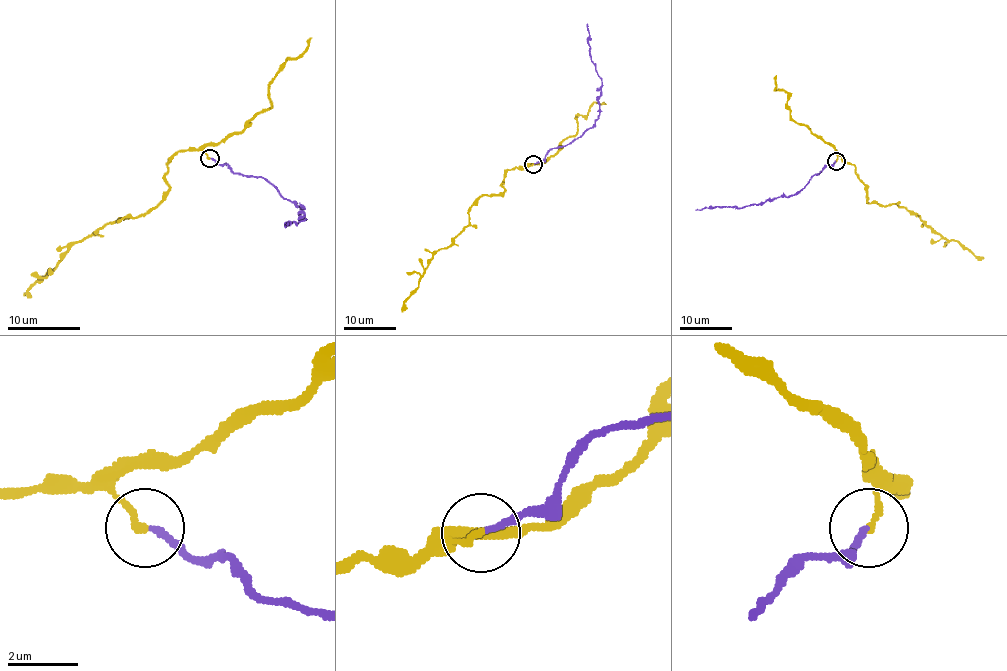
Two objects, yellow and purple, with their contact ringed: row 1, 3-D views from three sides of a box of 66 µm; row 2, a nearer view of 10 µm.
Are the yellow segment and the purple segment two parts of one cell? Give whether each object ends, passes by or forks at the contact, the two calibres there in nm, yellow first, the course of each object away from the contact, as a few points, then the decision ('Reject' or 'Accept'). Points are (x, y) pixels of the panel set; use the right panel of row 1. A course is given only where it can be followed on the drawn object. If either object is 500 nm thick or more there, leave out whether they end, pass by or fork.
At the ring yellow ends. At the ring purple ends. Thickness 200 nm (yellow) against 180 nm. Course of yellow: (835, 161), (838, 155), (852, 164), (869, 203), (905, 206), (927, 226), (949, 240), (960, 241), (983, 258). Course of purple: (835, 161), (790, 196), (778, 196), (743, 208), (695, 210). Reject

